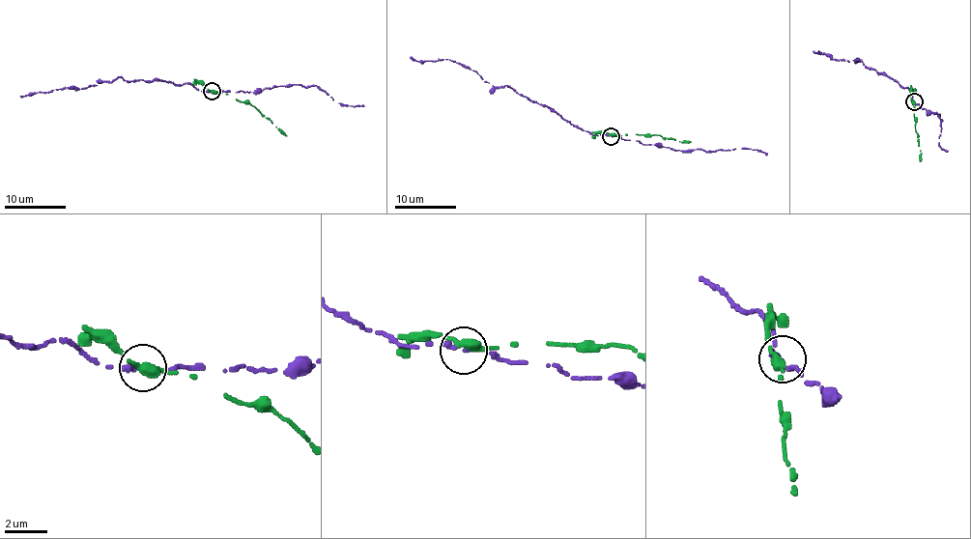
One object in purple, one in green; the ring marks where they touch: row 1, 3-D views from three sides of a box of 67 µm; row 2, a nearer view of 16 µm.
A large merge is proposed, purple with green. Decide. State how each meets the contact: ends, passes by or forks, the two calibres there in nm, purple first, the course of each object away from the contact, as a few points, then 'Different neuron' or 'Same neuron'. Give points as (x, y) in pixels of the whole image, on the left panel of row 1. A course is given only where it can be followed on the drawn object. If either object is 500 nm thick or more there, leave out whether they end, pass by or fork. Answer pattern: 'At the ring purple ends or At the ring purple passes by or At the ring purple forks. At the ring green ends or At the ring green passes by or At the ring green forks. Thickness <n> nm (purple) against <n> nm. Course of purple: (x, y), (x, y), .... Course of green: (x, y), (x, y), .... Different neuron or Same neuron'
At the ring purple passes by. At the ring green passes by. Thickness 130 nm (purple) against 360 nm. Course of purple: (212, 92), (164, 80), (127, 81), (119, 77), (78, 89), (19, 96). Course of green: (212, 92), (225, 93), (250, 103), (287, 136). Different neuron

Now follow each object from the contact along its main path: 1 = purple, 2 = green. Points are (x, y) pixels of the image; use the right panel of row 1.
1: (915, 101), (907, 88), (859, 60), (832, 59), (813, 50)
2: (913, 101), (919, 161)

